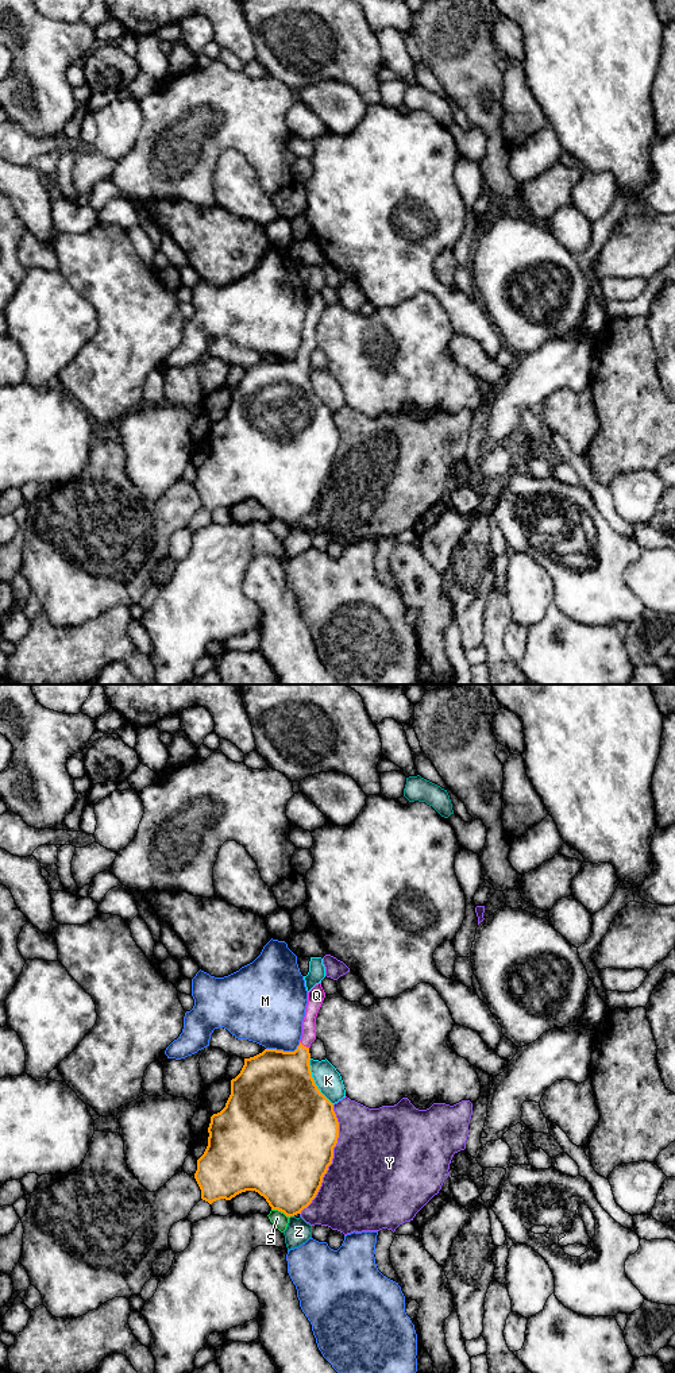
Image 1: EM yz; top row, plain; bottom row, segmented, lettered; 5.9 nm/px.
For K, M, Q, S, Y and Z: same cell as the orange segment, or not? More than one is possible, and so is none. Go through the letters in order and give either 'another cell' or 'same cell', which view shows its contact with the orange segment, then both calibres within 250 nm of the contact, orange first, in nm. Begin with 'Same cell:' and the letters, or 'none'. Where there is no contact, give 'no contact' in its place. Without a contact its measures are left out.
Same cell: Q
K: another cell; meets orange in yz; 500 nm thick on the orange side, 160 nm on the other
M: another cell; meets orange in yz; 480 nm thick on the orange side, 400 nm on the other
Q: same cell; meets orange in yz; 360 nm thick on the orange side, 80 nm on the other
S: another cell; meets orange in yz; 420 nm thick on the orange side, 90 nm on the other
Y: another cell; meets orange in yz; 500 nm thick on the orange side, 480 nm on the other
Z: another cell; meets orange in yz; 400 nm thick on the orange side, 150 nm on the other

